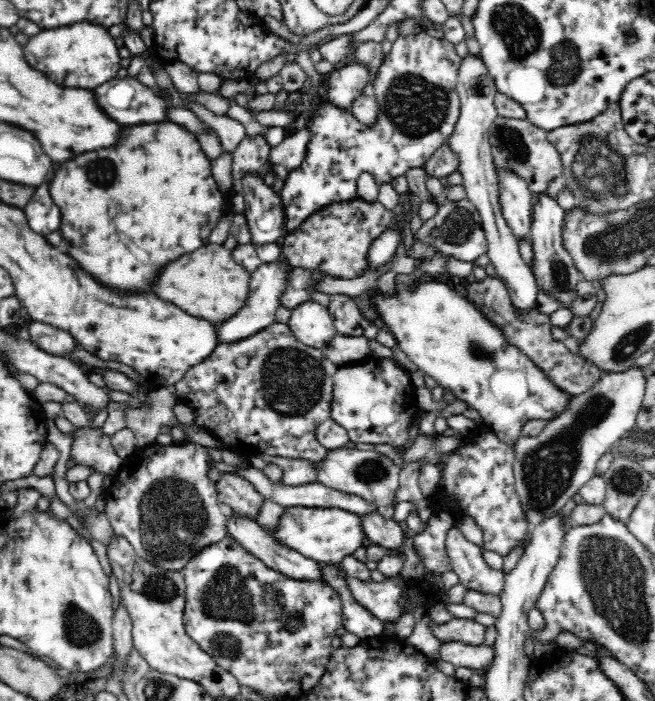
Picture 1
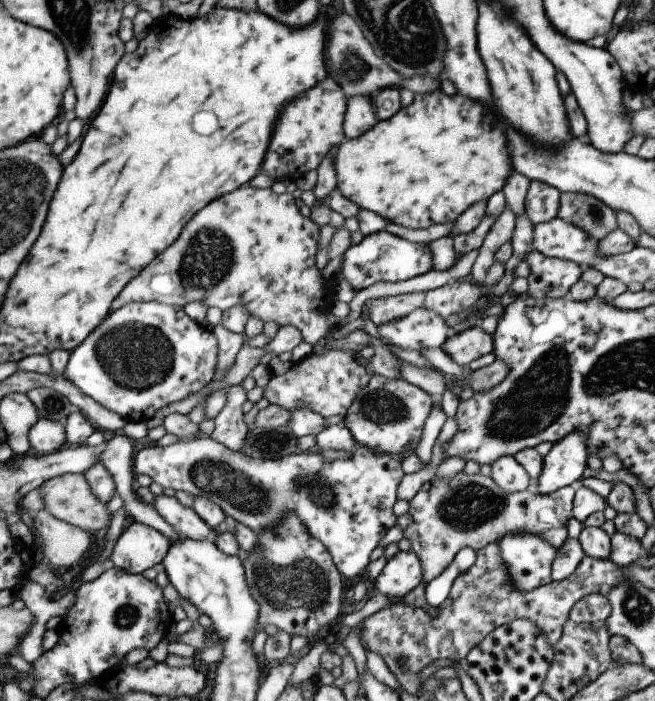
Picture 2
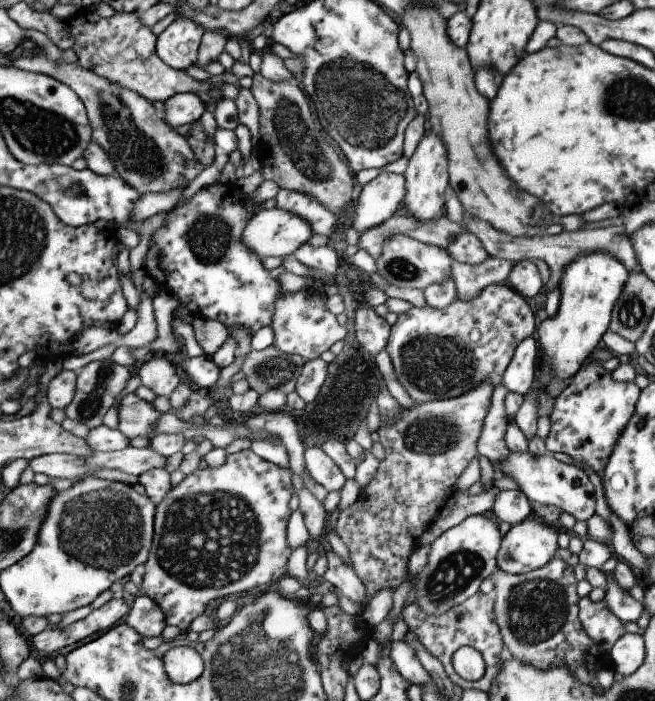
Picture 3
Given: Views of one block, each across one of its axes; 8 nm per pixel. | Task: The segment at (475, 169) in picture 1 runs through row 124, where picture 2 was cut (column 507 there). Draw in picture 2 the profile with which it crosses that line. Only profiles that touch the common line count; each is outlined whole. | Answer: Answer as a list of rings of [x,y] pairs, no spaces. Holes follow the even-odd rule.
[[[503,456],[491,464],[491,480],[505,492],[523,492],[529,484],[529,474],[515,456]]]

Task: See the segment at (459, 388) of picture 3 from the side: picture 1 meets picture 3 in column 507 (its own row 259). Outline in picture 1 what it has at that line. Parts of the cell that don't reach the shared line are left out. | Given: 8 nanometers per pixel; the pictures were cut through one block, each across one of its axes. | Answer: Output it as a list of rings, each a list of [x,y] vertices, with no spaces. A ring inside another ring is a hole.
[[[352,198],[348,202],[326,206],[314,216],[310,216],[306,222],[302,222],[300,228],[284,236],[284,244],[282,244],[284,260],[292,268],[304,268],[326,276],[354,280],[356,276],[362,276],[366,268],[366,254],[370,244],[382,232],[386,232],[392,220],[394,220],[394,212],[386,210],[380,202],[368,204],[360,198]]]

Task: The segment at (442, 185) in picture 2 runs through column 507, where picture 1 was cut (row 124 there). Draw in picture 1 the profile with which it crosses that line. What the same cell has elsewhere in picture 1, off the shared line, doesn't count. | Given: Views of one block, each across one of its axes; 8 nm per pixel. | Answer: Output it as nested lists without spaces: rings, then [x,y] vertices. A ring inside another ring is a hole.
[[[170,120],[168,122],[158,122],[158,124],[140,124],[136,128],[128,128],[124,142],[116,150],[114,148],[104,148],[104,150],[96,150],[96,152],[86,152],[86,154],[78,156],[76,160],[70,160],[68,164],[60,166],[56,176],[52,174],[52,182],[48,186],[48,192],[52,194],[52,200],[60,208],[60,214],[62,214],[62,222],[60,222],[58,232],[64,238],[64,254],[70,256],[74,262],[78,262],[78,268],[84,274],[90,274],[94,280],[98,280],[98,284],[102,284],[110,290],[124,292],[124,294],[128,294],[128,292],[130,294],[152,292],[154,282],[160,278],[164,266],[170,264],[170,262],[176,262],[180,256],[186,256],[186,254],[206,246],[212,230],[218,226],[222,214],[226,214],[222,210],[224,204],[226,204],[226,196],[222,192],[218,192],[216,180],[212,176],[212,162],[206,158],[206,152],[202,150],[200,142],[184,126],[178,126]]]

